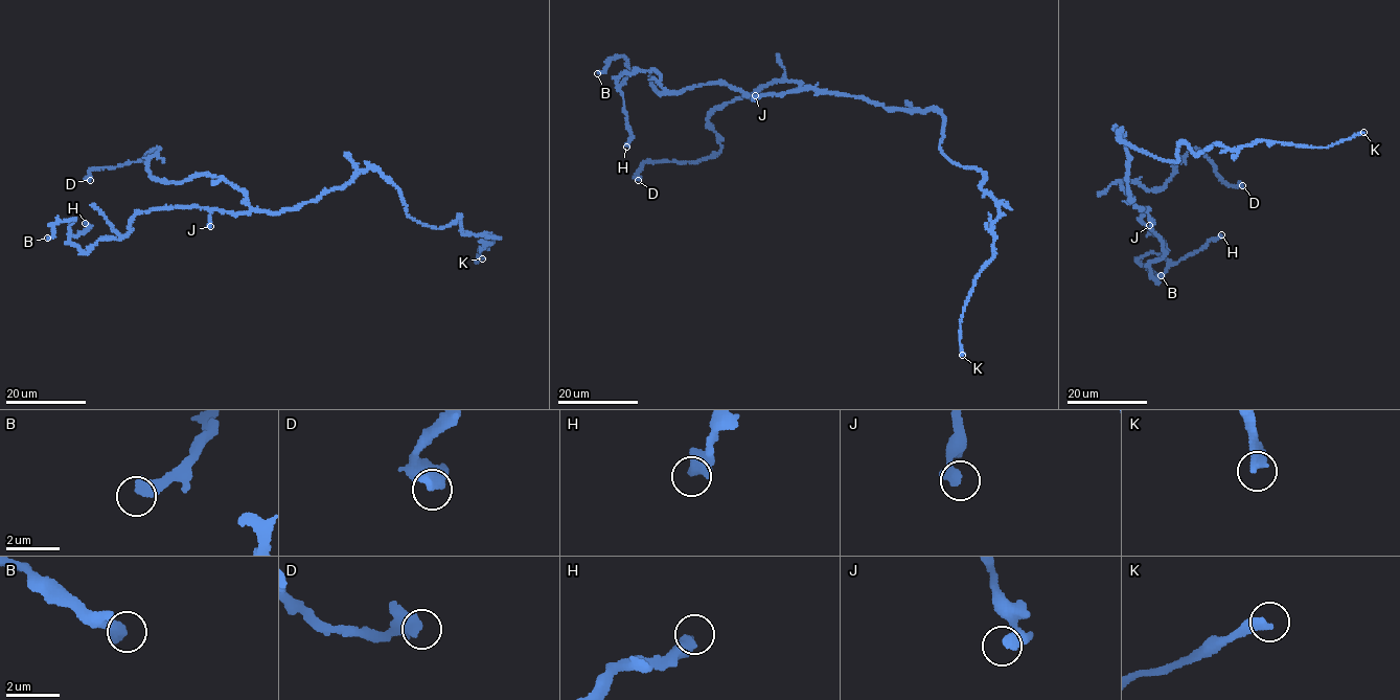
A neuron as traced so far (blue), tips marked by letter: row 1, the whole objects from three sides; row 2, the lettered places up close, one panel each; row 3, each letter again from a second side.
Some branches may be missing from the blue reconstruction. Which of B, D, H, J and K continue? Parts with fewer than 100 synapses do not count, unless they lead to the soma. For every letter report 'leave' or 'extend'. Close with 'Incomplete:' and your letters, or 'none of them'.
B: leave
D: leave
H: leave
J: leave
K: extend
Incomplete: K

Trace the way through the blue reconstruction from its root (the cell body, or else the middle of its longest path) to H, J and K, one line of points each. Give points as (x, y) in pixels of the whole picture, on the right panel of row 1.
H: (1127, 164), (1129, 201), (1149, 209), (1140, 220), (1165, 253), (1146, 266), (1157, 281), (1169, 265), (1221, 234)
J: (1127, 164), (1127, 185), (1132, 201), (1129, 201), (1145, 208), (1149, 225)
K: (1127, 164), (1119, 132), (1176, 162), (1180, 142), (1197, 155), (1264, 140), (1327, 147), (1363, 132)

